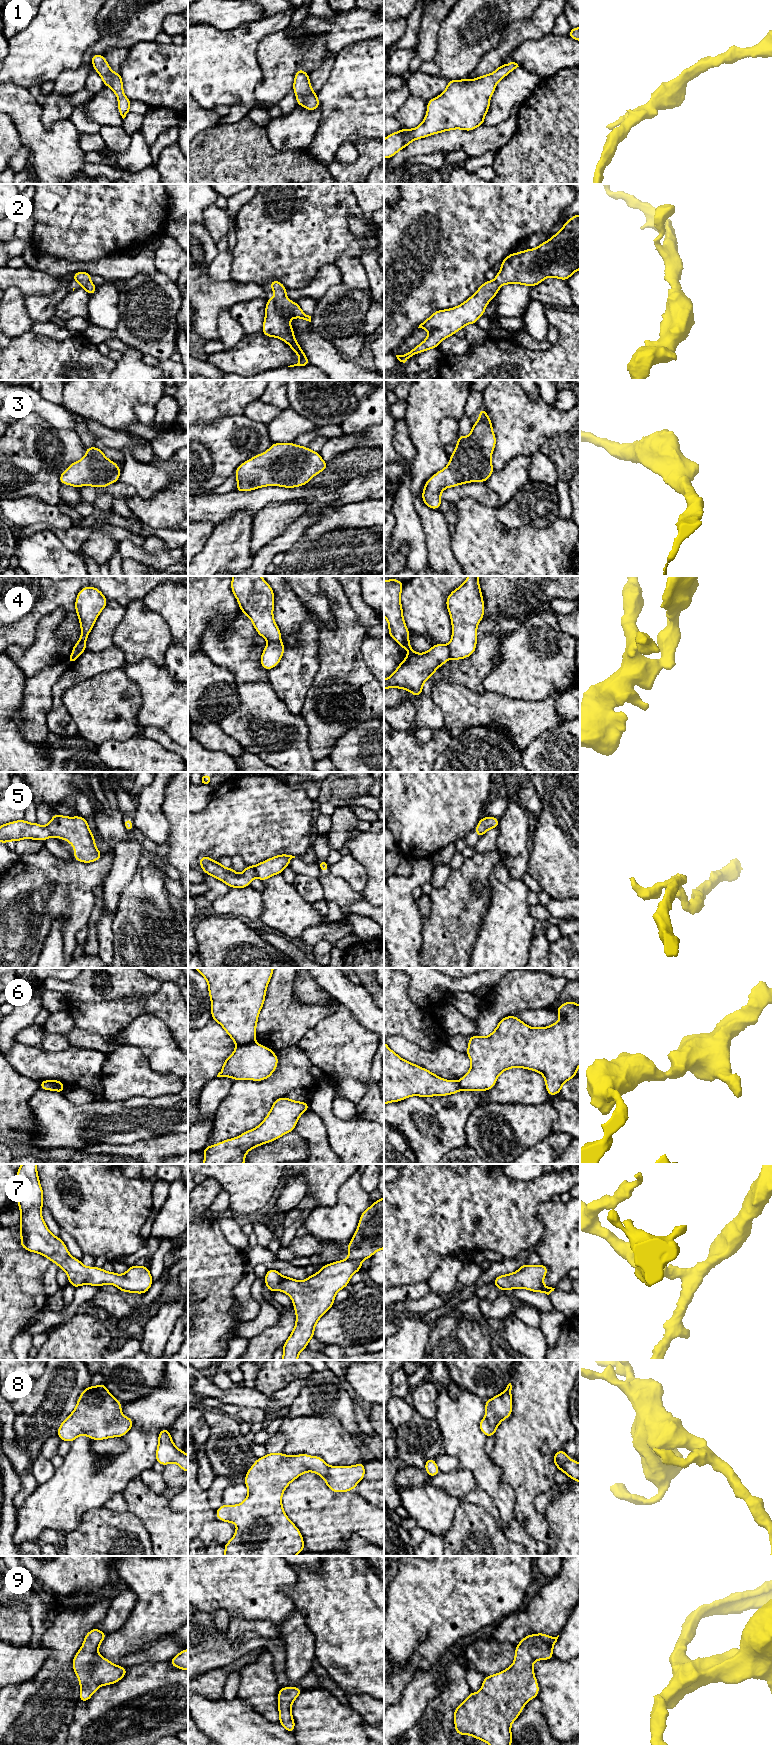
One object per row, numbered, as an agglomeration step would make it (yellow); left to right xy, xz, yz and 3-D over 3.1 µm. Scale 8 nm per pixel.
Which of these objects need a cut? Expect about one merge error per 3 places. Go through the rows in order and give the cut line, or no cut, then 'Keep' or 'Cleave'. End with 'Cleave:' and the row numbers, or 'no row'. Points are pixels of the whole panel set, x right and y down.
1: No split. Keep
2: No split. Keep
3: No split. Keep
4: Split along xz (280, 640), (268, 642). Cleave
5: No split. Keep
6: Split along xz (254, 1041), (248, 1044), (236, 1045). Cleave
7: No split. Keep
8: No split. Keep
9: No split. Keep
Cleave: 4, 6

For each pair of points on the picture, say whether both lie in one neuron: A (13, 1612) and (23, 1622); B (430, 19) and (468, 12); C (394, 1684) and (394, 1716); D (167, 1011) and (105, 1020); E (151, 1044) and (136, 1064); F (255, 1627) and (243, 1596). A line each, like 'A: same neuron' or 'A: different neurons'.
A: same neuron
B: different neurons
C: different neurons
D: same neuron
E: different neurons
F: different neurons

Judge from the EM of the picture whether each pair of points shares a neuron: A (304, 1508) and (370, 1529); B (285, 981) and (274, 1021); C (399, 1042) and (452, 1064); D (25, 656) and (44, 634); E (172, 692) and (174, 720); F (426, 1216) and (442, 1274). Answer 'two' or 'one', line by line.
A: one
B: one
C: one
D: one
E: one
F: two

